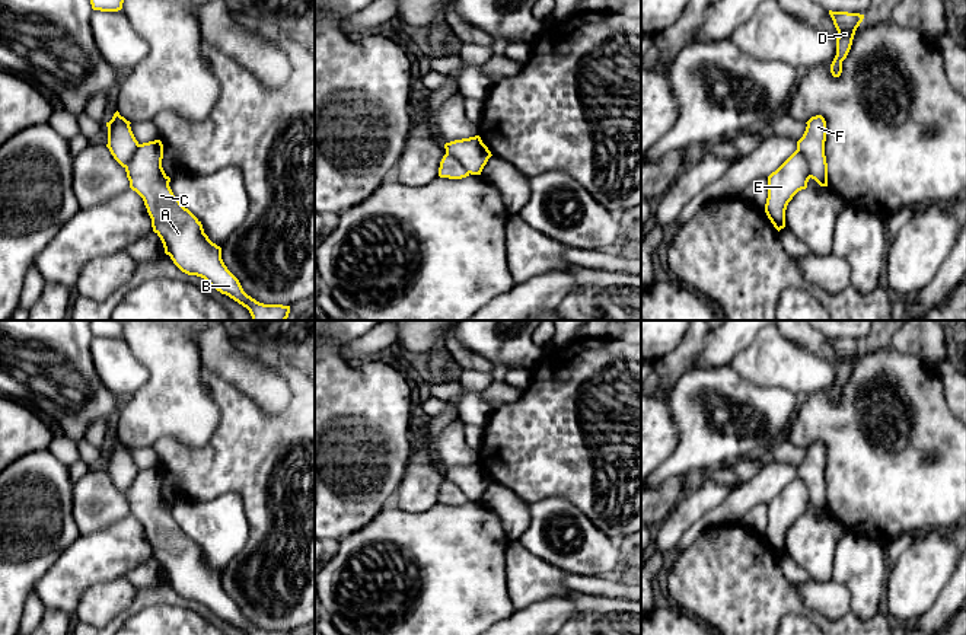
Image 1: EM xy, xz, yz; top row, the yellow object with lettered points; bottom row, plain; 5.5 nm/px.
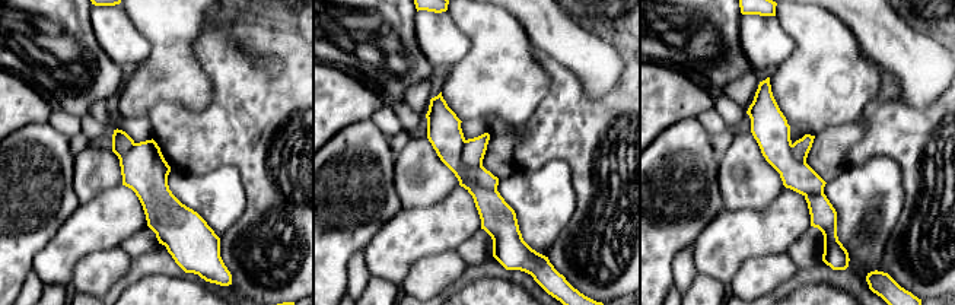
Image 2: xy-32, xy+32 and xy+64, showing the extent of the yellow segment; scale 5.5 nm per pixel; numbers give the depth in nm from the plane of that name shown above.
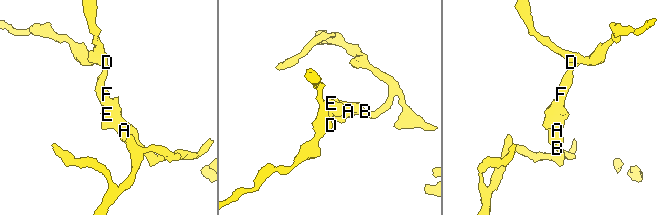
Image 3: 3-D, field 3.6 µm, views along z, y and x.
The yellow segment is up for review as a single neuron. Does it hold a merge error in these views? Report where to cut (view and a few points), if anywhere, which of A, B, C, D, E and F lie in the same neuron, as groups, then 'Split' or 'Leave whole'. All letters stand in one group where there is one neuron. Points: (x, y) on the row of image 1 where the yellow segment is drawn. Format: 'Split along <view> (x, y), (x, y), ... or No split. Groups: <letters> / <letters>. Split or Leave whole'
Split along yz (797, 149), (807, 162), (810, 176). Groups: A B C E / D F. Split

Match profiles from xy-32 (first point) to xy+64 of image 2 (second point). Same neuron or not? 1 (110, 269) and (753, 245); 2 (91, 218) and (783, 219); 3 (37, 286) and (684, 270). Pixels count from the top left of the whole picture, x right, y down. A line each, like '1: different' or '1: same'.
1: different
2: same
3: same

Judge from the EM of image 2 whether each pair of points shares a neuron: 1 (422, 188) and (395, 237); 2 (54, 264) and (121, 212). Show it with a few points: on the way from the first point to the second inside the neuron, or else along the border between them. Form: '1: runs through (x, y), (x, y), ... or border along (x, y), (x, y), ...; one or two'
1: border along (443, 197), (433, 205), (403, 209); two
2: runs through (70, 248), (92, 226), (105, 222); one

